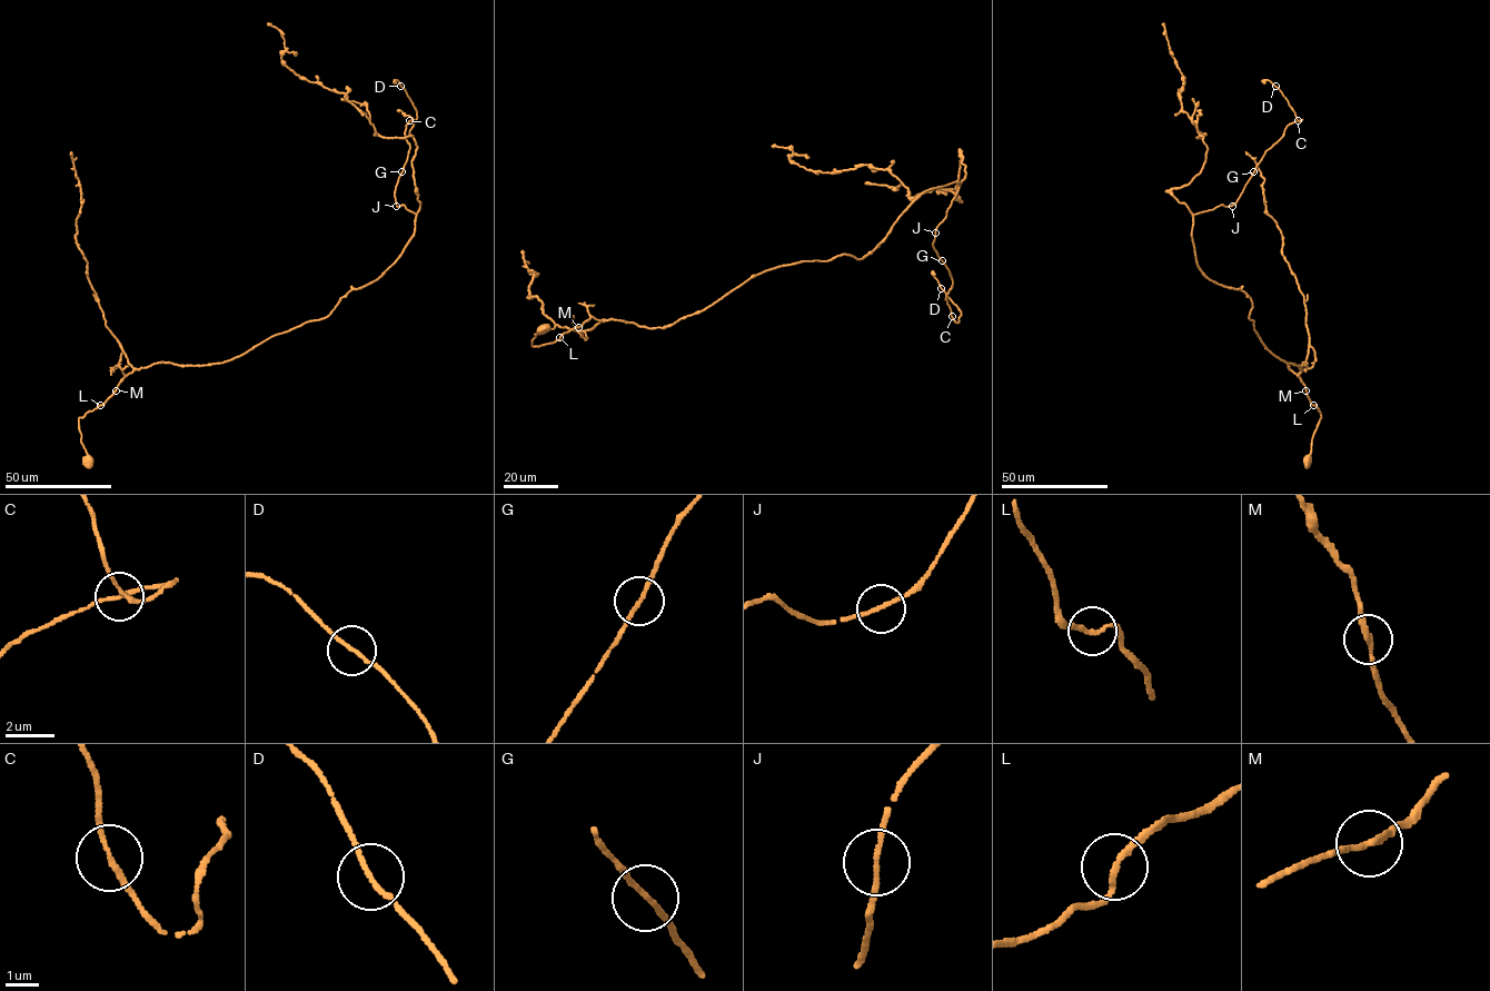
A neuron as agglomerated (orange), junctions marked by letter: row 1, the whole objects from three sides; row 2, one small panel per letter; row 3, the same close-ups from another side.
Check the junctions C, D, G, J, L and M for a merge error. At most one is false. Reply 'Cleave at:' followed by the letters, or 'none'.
Cleave at: none

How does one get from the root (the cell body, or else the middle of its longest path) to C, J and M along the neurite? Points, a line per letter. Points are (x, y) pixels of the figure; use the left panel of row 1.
C: (89, 459), (78, 419), (128, 374), (231, 359), (326, 317), (395, 261), (415, 228), (395, 196), (409, 120)
J: (89, 459), (78, 419), (135, 370), (231, 359), (326, 317), (376, 280), (414, 231), (416, 215), (396, 206)
M: (89, 459), (81, 442), (78, 419), (103, 405), (116, 390)

